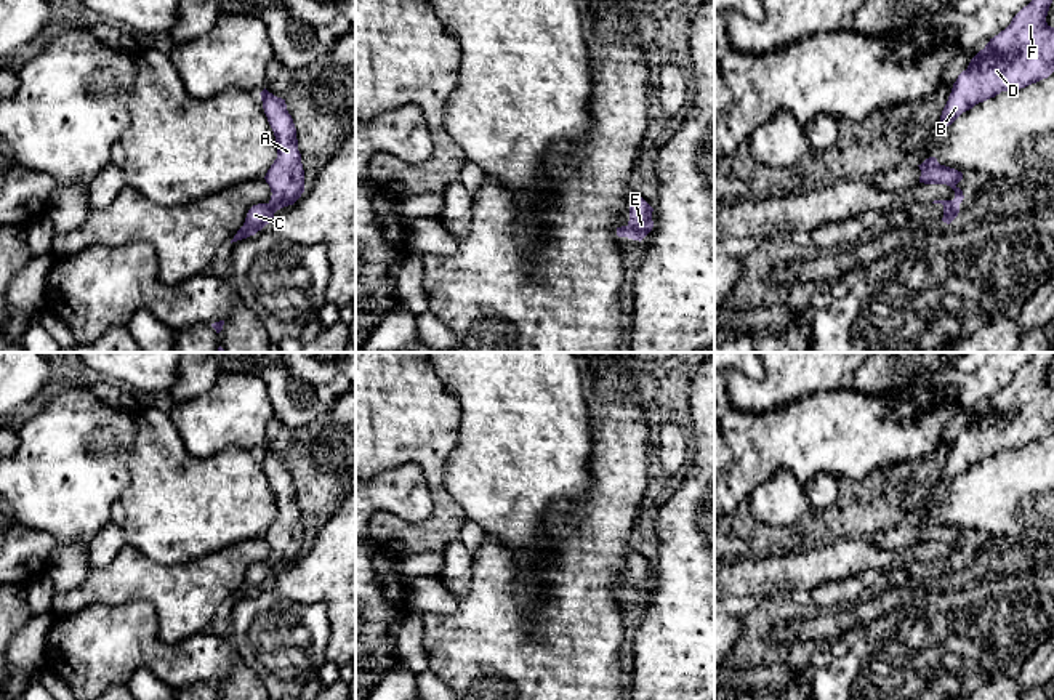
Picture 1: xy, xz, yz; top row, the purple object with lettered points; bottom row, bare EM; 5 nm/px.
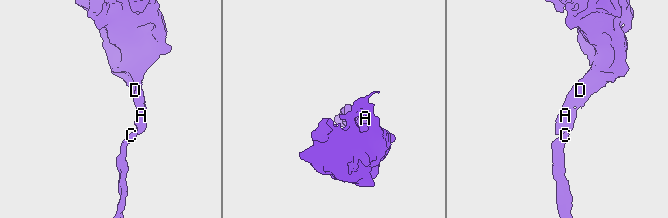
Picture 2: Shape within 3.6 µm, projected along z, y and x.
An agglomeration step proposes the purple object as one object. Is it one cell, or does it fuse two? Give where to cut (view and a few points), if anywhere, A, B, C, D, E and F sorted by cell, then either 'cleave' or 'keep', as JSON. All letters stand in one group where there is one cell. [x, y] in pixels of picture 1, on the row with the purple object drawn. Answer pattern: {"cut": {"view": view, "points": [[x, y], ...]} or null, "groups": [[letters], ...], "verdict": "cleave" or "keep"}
{"cut": null, "groups": [["A", "B", "C", "D", "E", "F"]], "verdict": "keep"}

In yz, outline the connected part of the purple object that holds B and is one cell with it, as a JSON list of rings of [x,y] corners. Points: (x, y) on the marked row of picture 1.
[[[1032,0],[1011,21],[1011,24],[998,35],[990,38],[953,83],[948,101],[942,111],[940,122],[948,127],[963,112],[976,104],[995,98],[1001,91],[1020,90],[1054,72],[1054,27],[1046,22],[1052,0]]]

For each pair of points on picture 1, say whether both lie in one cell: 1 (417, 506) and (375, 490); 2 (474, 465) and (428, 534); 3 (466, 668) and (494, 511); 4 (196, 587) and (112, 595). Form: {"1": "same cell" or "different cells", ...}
{"1": "same cell", "2": "different cells", "3": "different cells", "4": "same cell"}

